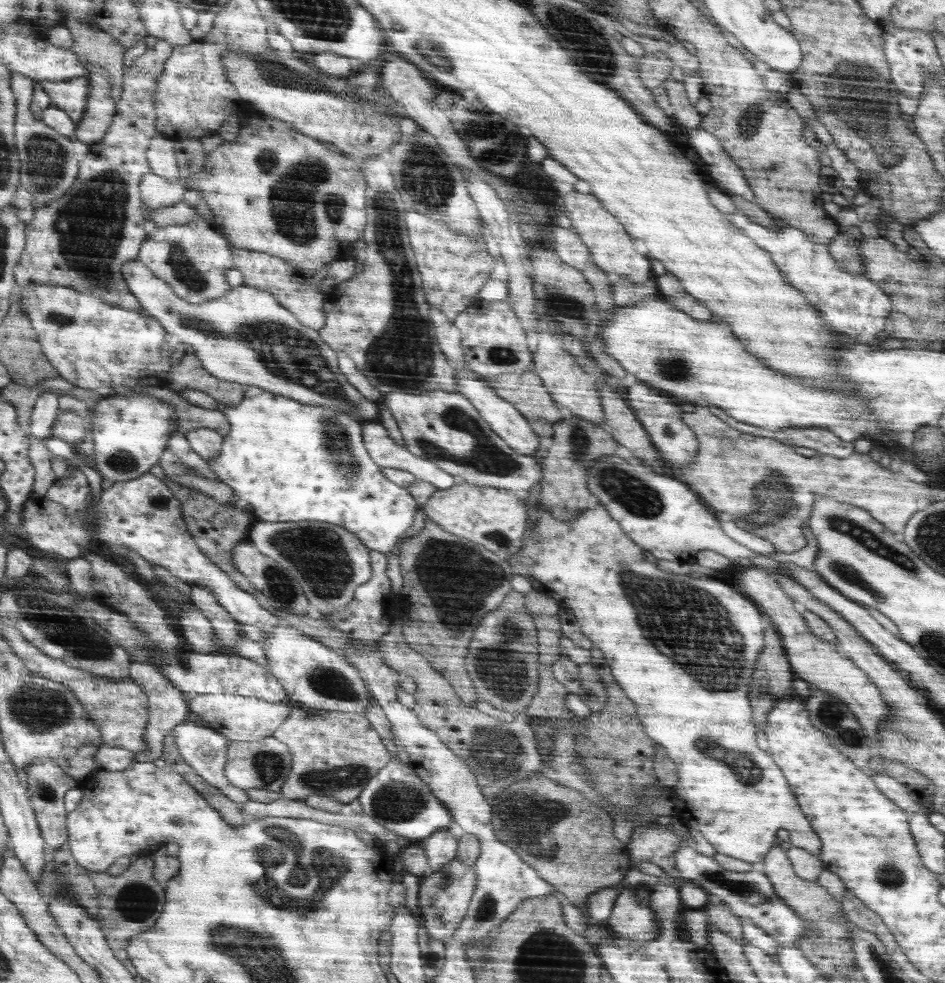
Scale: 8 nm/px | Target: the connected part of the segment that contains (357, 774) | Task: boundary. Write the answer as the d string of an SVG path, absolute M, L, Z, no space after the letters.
M288 696L283 703L290 707L290 714L273 735L286 744L292 757L290 774L280 790L284 799L302 801L317 794L348 805L358 798L366 783L392 760L391 752L388 752L380 735L362 714L313 709Z

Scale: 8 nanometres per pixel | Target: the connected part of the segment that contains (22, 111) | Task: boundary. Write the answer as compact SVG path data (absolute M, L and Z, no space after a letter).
M21 72L13 73L13 91L17 95L17 104L19 105L17 141L22 163L22 186L33 195L33 201L37 207L44 207L69 193L69 190L78 180L81 161L78 160L78 156L74 152L74 137L58 132L46 124L40 115L30 111L30 106L34 102L36 82L38 80L34 80Z

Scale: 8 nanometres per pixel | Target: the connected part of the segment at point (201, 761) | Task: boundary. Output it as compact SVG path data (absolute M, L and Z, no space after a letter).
M193 718L176 726L173 735L188 764L192 765L208 782L221 789L226 796L235 800L239 805L245 806L249 801L247 790L235 785L227 775L231 740L226 735L218 732L214 727L201 724Z

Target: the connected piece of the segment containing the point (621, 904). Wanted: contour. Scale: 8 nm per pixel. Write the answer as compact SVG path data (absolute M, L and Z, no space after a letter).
M644 885L636 889L621 887L605 922L615 935L644 942L661 934L661 924L657 922L650 900L653 889Z

